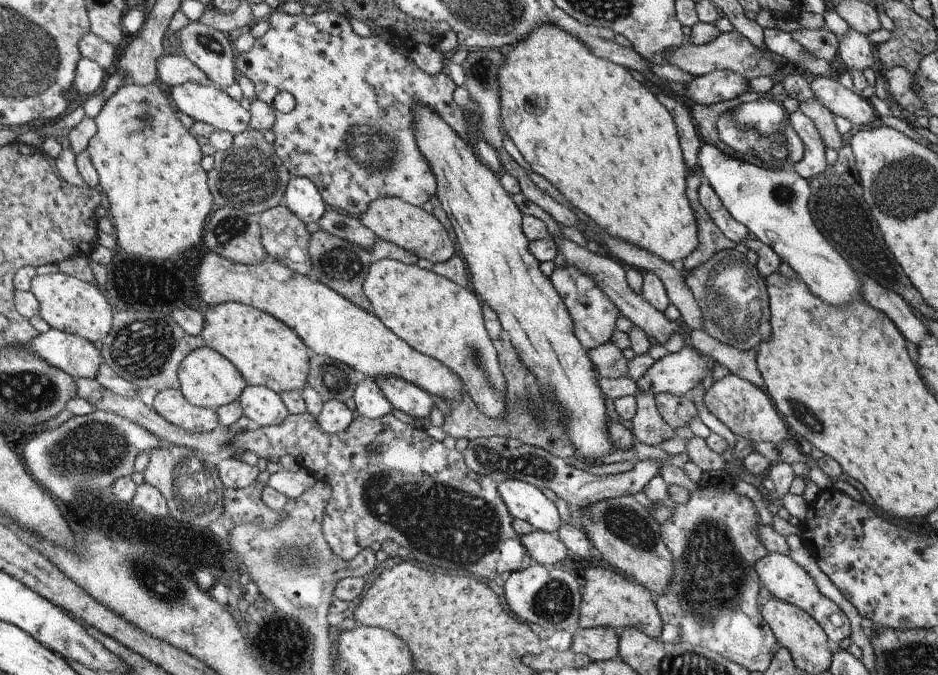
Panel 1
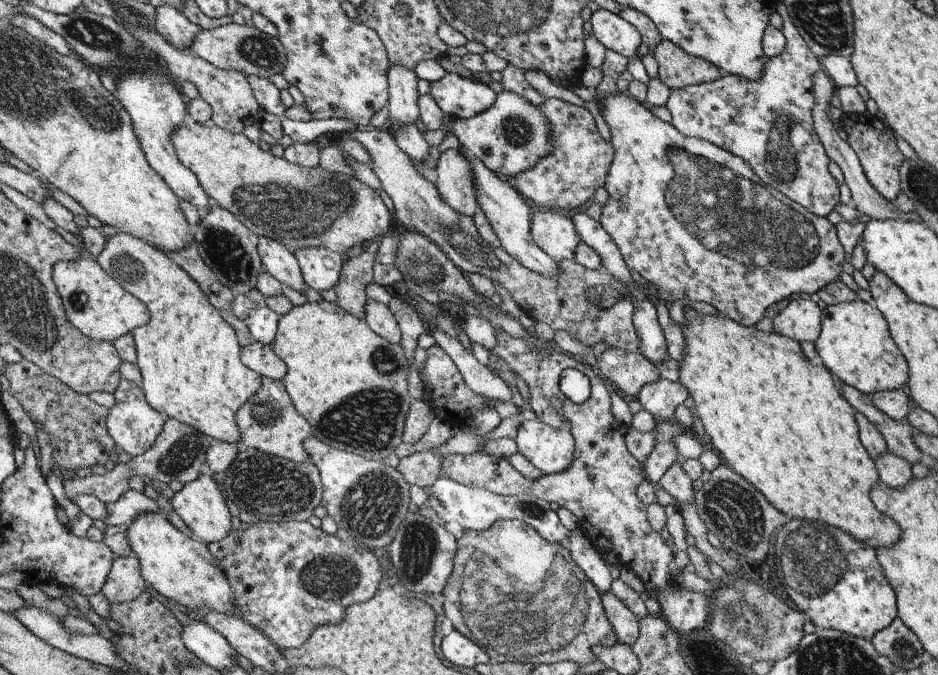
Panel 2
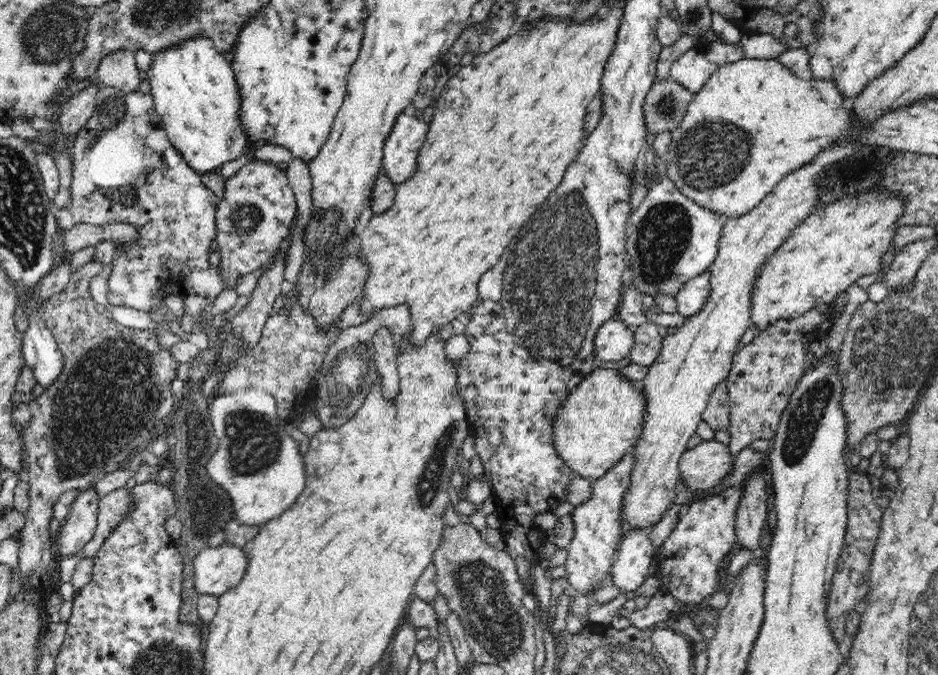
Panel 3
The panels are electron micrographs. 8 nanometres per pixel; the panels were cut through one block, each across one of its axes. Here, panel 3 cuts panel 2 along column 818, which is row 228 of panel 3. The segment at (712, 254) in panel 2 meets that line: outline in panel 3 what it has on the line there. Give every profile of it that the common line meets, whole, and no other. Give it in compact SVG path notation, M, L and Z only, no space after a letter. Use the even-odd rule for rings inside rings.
M249 161L240 170L227 179L223 185L223 196L219 199L215 212L217 235L215 240L220 248L221 261L225 270L234 270L242 276L266 264L278 250L280 243L290 234L293 219L297 214L297 200L286 173L281 167L270 162Z

